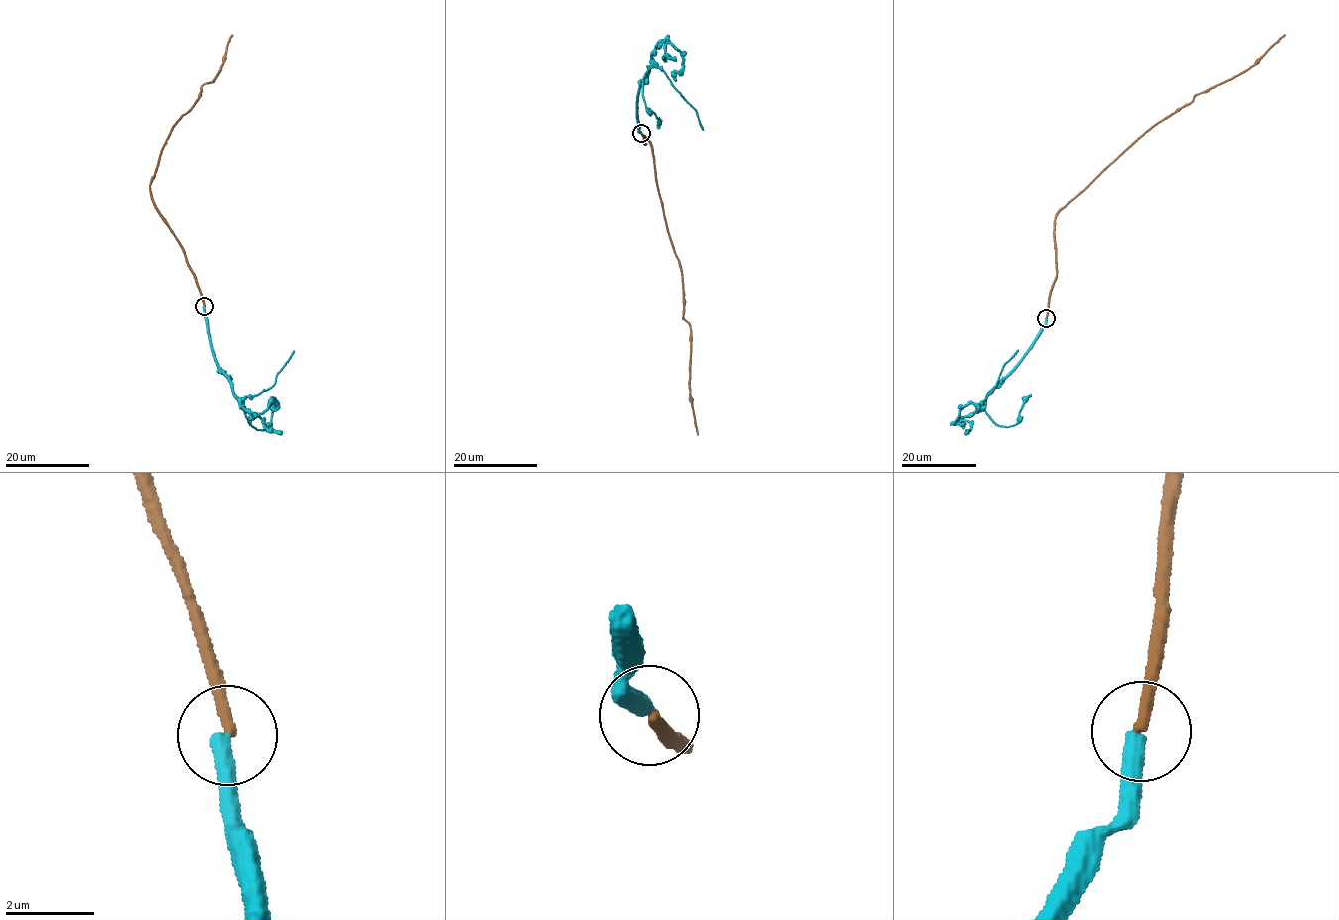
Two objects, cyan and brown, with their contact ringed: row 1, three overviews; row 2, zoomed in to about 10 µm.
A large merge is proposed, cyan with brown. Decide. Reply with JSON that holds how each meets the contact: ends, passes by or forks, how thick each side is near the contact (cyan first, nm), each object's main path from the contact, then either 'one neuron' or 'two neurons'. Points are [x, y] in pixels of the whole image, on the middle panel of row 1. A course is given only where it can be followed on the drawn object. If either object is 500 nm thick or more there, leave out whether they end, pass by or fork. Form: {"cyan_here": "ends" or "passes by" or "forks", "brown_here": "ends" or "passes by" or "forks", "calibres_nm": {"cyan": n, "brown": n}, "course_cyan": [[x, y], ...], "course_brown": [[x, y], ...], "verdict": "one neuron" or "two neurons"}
{"cyan_here": "ends", "brown_here": "ends", "calibres_nm": {"cyan": 400, "brown": 280}, "course_cyan": [[641, 132], [637, 131], [636, 124], [637, 97], [650, 66], [642, 80], [642, 98], [659, 119], [658, 128]], "course_brown": [[641, 133], [653, 153], [667, 228], [683, 279], [683, 317], [691, 327], [689, 385], [697, 434]], "verdict": "two neurons"}

